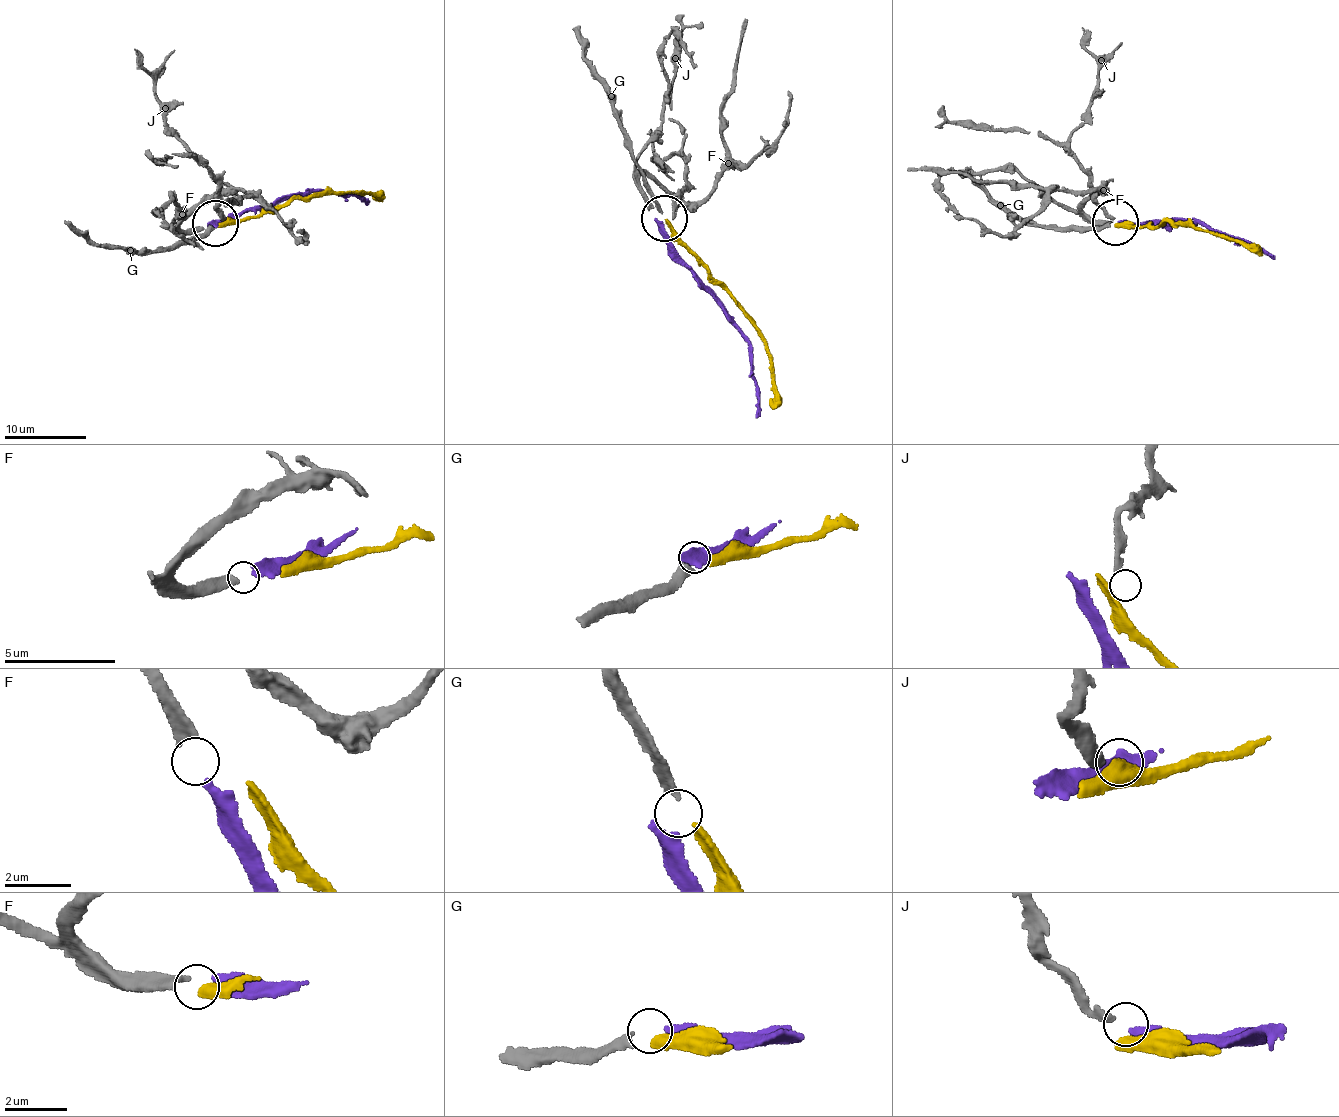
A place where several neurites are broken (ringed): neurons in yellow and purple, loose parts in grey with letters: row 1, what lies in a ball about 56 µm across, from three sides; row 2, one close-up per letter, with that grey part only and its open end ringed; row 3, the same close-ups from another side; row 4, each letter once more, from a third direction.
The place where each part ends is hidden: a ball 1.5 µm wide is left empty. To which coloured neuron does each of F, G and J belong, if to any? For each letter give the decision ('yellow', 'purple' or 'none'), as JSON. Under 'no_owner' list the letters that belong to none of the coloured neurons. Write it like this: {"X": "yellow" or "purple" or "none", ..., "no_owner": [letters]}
{"F": "purple", "G": "yellow", "J": "none", "no_owner": ["J"]}

